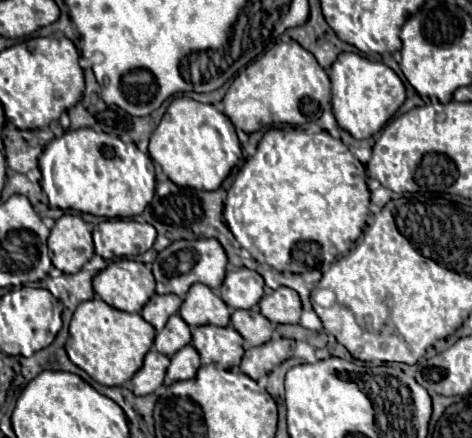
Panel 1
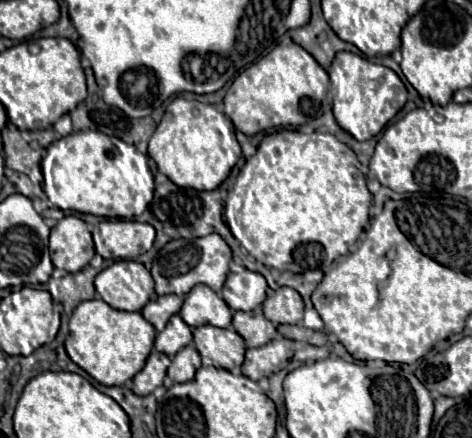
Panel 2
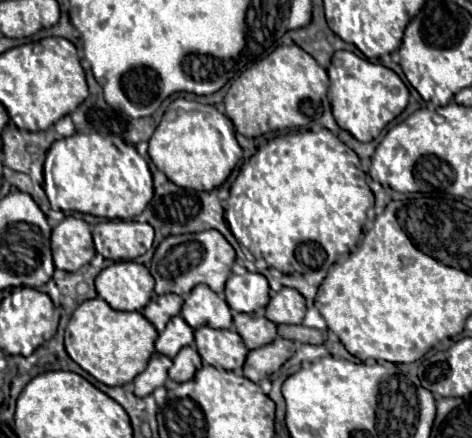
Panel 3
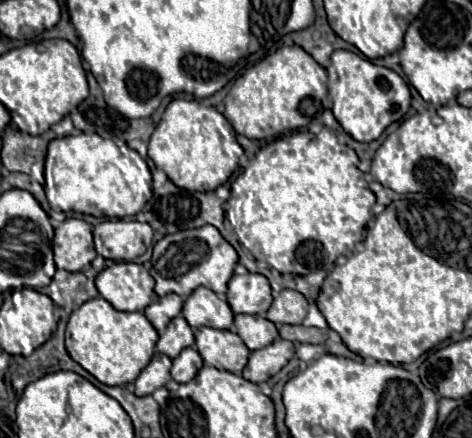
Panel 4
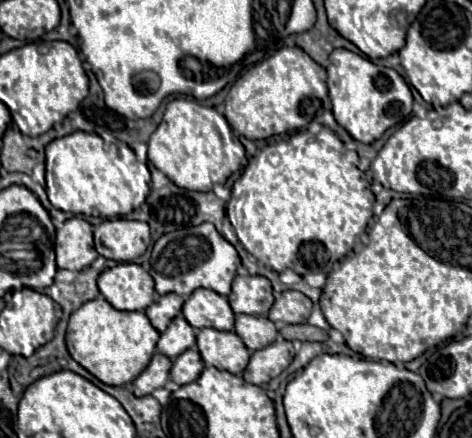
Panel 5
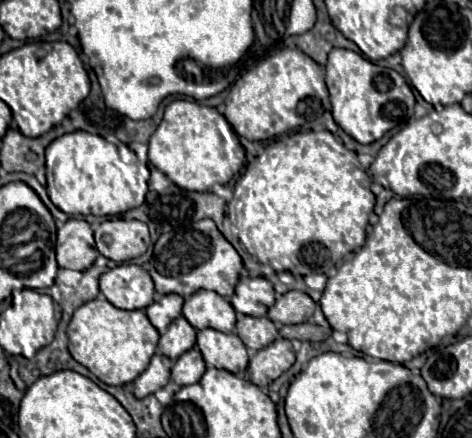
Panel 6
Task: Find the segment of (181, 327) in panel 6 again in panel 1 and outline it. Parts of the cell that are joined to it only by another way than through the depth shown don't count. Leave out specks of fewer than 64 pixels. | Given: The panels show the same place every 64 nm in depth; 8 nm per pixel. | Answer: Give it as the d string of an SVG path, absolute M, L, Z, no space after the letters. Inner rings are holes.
M176 314L168 320L168 324L164 326L162 332L156 334L156 350L158 352L164 352L166 356L172 356L176 354L180 348L184 348L186 344L190 344L192 336L190 336L190 328L188 324Z

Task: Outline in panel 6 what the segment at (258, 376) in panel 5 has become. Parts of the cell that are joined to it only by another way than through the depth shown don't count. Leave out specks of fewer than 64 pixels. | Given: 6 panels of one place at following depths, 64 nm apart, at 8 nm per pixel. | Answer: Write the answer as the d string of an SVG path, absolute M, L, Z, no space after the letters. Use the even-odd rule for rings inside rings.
M276 338L270 346L258 350L248 366L248 380L260 388L272 384L278 376L282 376L296 362L296 354L292 350L290 340Z

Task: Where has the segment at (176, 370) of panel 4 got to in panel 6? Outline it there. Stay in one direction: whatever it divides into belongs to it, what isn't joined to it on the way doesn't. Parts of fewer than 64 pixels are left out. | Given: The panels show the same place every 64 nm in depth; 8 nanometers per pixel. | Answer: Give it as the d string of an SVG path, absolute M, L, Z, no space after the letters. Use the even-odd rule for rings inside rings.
M198 348L188 350L186 354L182 354L172 368L172 380L178 386L188 386L188 384L196 384L202 374L204 374L206 366L204 366L204 358L200 354Z

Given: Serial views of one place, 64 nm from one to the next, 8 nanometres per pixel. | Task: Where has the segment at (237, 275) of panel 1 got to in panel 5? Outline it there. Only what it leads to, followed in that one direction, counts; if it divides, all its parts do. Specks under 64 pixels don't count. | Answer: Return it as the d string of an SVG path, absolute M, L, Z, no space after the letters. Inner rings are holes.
M236 276L228 302L236 314L266 316L274 302L270 280L264 276Z

